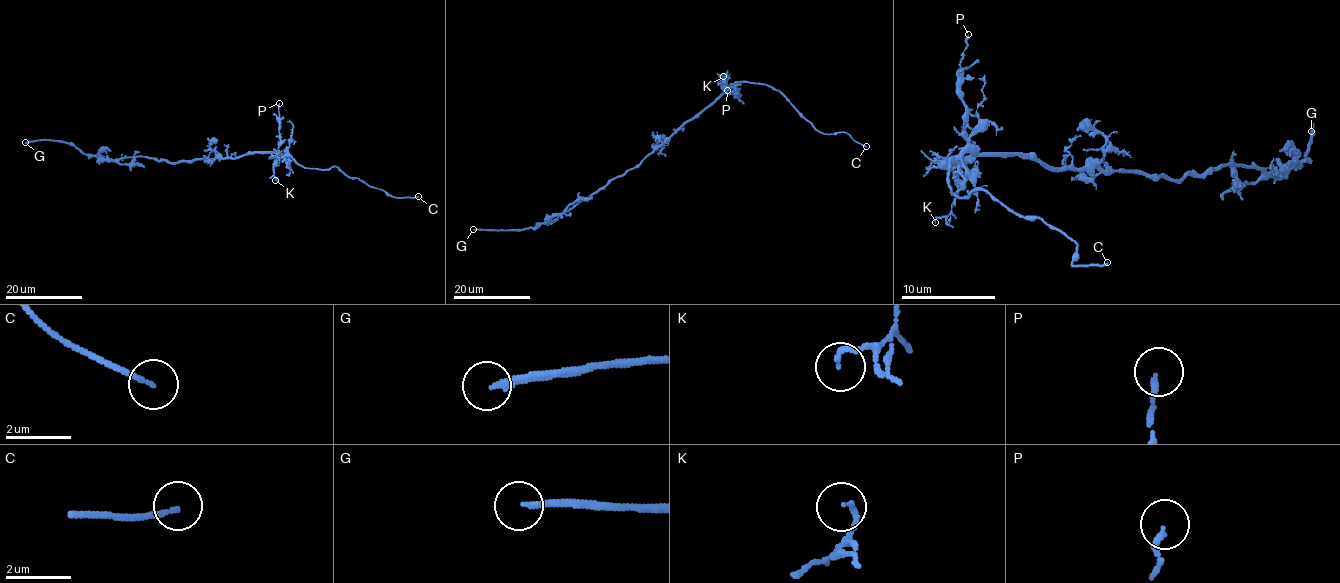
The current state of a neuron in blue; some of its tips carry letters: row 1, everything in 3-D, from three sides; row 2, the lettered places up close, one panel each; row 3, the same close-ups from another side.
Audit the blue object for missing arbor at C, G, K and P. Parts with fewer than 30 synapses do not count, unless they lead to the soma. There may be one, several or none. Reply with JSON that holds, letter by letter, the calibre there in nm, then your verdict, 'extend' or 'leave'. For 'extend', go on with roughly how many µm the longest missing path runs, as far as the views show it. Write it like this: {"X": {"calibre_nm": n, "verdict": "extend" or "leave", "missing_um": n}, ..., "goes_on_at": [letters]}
{"C": {"calibre_nm": 160, "verdict": "leave"}, "G": {"calibre_nm": 190, "verdict": "extend", "missing_um": 60}, "K": {"calibre_nm": 140, "verdict": "leave"}, "P": {"calibre_nm": 170, "verdict": "leave"}, "goes_on_at": ["G"]}

